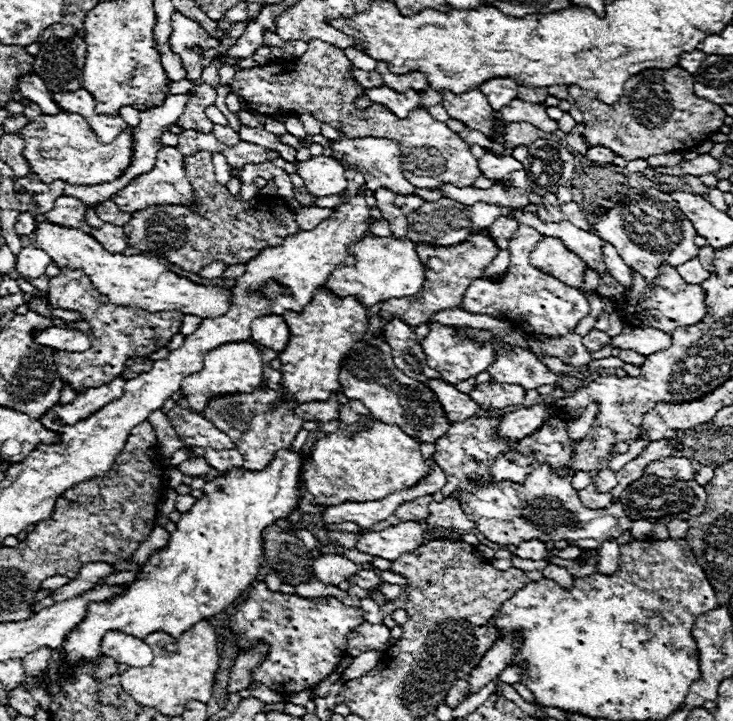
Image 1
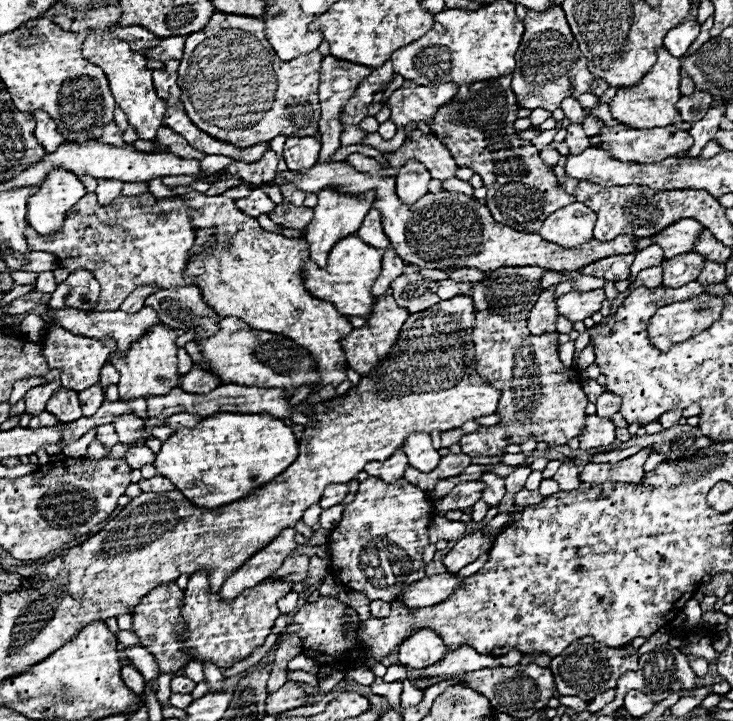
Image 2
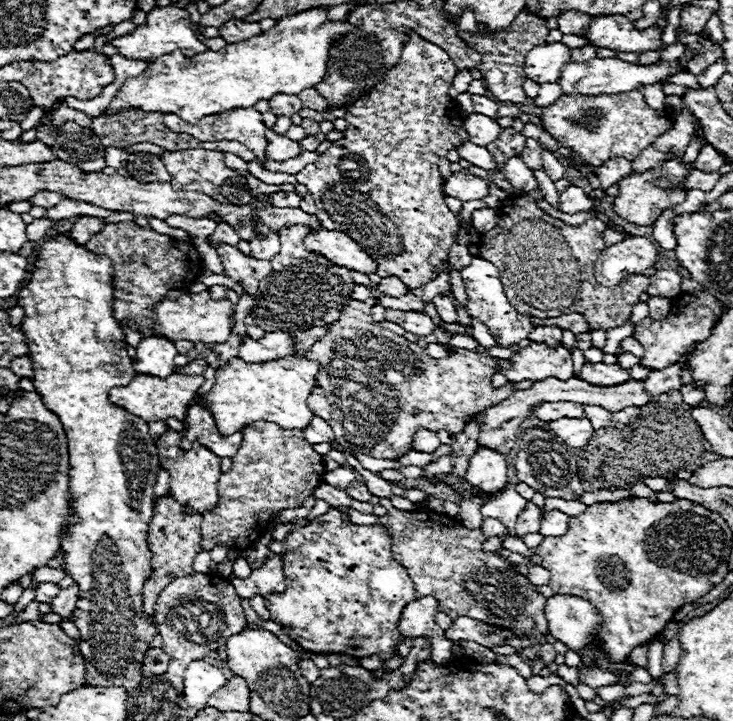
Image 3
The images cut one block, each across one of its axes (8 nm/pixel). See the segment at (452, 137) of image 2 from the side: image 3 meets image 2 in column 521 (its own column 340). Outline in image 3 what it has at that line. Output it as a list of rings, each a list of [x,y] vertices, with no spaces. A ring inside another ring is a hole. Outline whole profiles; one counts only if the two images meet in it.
[[[408,30],[406,36],[408,36],[408,38],[406,38],[404,44],[402,44],[402,54],[400,54],[400,60],[396,62],[396,66],[390,68],[388,74],[382,78],[382,82],[378,82],[374,88],[370,88],[362,98],[358,98],[358,100],[354,100],[352,104],[346,106],[346,116],[344,116],[344,120],[348,122],[348,128],[344,130],[344,138],[332,142],[332,146],[322,154],[322,156],[330,158],[330,160],[328,160],[328,168],[330,168],[330,170],[336,168],[338,172],[306,172],[304,184],[308,186],[310,194],[312,194],[314,200],[316,200],[318,216],[320,216],[320,222],[322,222],[324,228],[328,228],[328,230],[340,230],[340,232],[352,236],[352,240],[356,240],[356,242],[376,260],[376,264],[378,264],[378,274],[380,274],[382,278],[384,278],[384,276],[398,276],[400,280],[404,280],[404,284],[406,284],[408,288],[420,288],[420,286],[424,286],[426,282],[432,280],[436,266],[440,266],[442,262],[448,260],[448,252],[450,252],[452,244],[456,242],[454,232],[458,230],[458,218],[448,210],[448,206],[446,206],[446,202],[444,202],[442,176],[440,176],[440,172],[438,172],[438,160],[440,160],[440,158],[446,158],[448,150],[454,150],[454,148],[458,148],[460,144],[466,142],[466,128],[464,128],[464,116],[462,116],[462,112],[460,112],[456,100],[448,96],[448,88],[450,88],[454,76],[458,74],[458,68],[454,66],[452,58],[450,58],[442,48],[438,48],[436,44],[432,44],[432,42],[428,42],[428,40],[424,40],[424,38],[420,38],[418,32],[414,32],[414,30]]]

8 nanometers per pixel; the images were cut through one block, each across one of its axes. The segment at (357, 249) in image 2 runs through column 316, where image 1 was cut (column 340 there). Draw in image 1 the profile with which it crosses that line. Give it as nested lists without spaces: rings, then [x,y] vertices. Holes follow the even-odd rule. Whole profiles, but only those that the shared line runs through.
[[[366,236],[360,244],[352,246],[352,254],[354,254],[354,264],[338,266],[336,272],[332,272],[332,276],[328,276],[328,280],[324,282],[324,286],[340,298],[354,296],[364,308],[370,308],[390,298],[414,296],[424,286],[426,280],[424,268],[410,240]]]

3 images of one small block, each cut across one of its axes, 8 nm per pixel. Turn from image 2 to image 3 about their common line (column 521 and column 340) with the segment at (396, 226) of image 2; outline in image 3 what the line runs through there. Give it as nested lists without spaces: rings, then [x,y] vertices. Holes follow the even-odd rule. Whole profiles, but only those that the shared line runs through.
[[[320,228],[316,232],[308,232],[308,236],[304,238],[304,244],[310,252],[316,252],[348,270],[356,270],[362,274],[376,272],[376,262],[362,250],[360,244],[356,244],[344,232]]]

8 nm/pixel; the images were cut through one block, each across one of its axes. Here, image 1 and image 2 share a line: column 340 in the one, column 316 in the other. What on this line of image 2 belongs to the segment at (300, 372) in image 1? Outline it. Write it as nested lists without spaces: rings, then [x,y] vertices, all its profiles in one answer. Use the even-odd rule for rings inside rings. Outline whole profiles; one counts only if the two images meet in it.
[[[188,186],[172,189],[176,198],[182,198],[186,206],[192,208],[190,222],[196,230],[196,242],[190,250],[184,274],[196,280],[206,304],[222,316],[246,320],[252,328],[296,340],[296,344],[302,344],[302,348],[318,360],[322,386],[342,384],[346,370],[340,368],[344,364],[340,340],[352,332],[352,326],[330,302],[318,300],[304,290],[300,266],[308,256],[308,242],[304,238],[292,240],[262,230],[258,220],[244,216],[236,208],[232,198],[224,195],[208,198]]]

